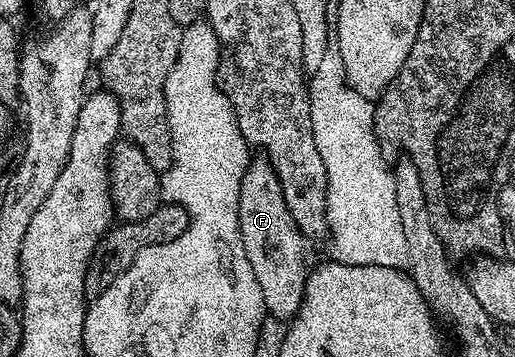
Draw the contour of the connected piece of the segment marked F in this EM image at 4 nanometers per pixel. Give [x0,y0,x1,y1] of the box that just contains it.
[238,158,308,321]

